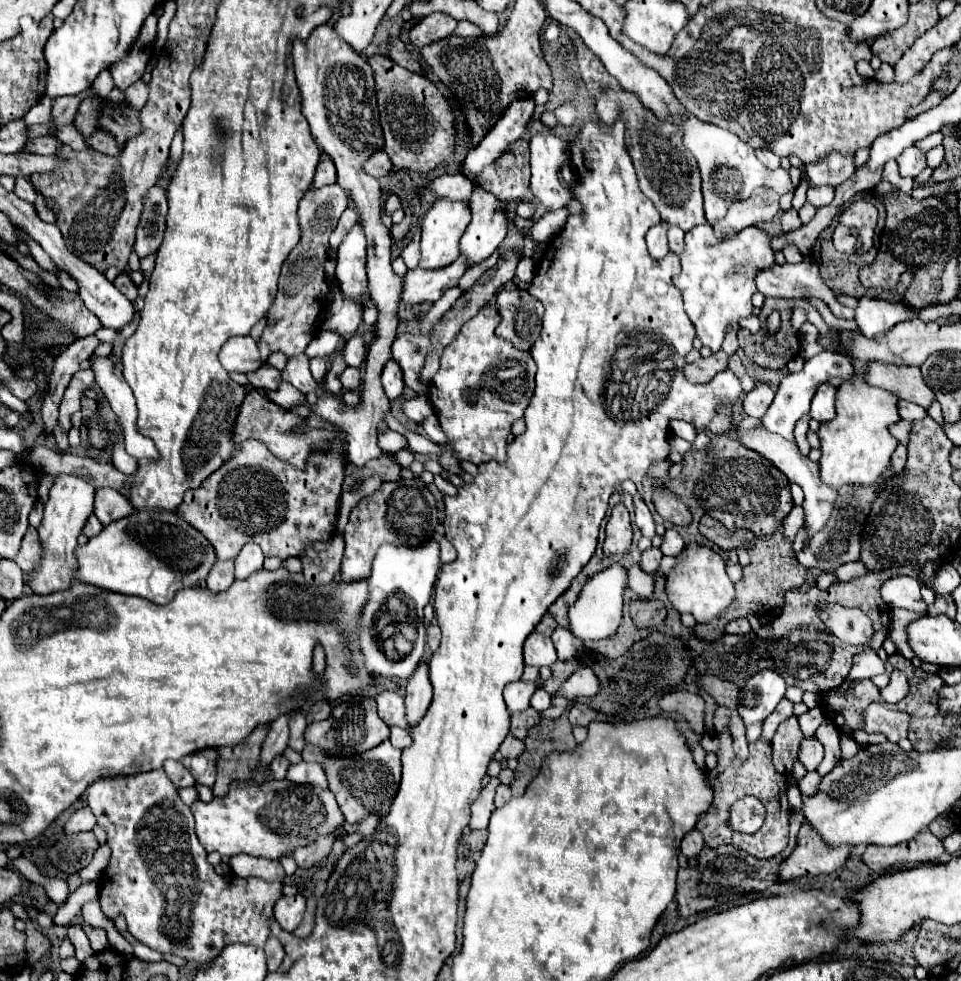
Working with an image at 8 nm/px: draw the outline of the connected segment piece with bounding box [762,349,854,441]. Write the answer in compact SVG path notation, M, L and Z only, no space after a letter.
M826 349L826 351L822 351L820 355L808 359L806 365L804 365L804 369L802 369L800 373L790 373L790 375L786 375L786 377L782 379L774 403L770 405L768 413L762 417L762 425L764 425L768 431L778 433L778 435L782 435L784 439L794 441L794 435L792 435L794 425L796 425L796 421L798 421L804 413L810 411L810 401L812 401L812 397L814 397L818 385L828 383L834 387L840 387L840 383L846 381L846 379L850 379L852 373L854 373L854 367L852 367L850 359L848 359L846 355L842 355L842 353L836 353L836 351L828 351L828 349Z

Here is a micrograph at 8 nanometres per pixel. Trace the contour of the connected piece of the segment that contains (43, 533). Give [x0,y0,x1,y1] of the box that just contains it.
[30,475,96,595]

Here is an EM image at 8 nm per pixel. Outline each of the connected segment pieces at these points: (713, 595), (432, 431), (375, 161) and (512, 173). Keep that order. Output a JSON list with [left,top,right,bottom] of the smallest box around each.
[[666,543,734,623],[422,415,446,443],[364,151,394,179],[464,139,530,201]]

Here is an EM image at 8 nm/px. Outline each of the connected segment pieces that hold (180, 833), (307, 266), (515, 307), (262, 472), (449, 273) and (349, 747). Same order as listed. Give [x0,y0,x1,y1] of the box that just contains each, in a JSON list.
[[88,769,282,963],[258,185,350,363],[496,289,542,351],[176,415,346,561],[402,255,466,305],[304,695,390,757]]

